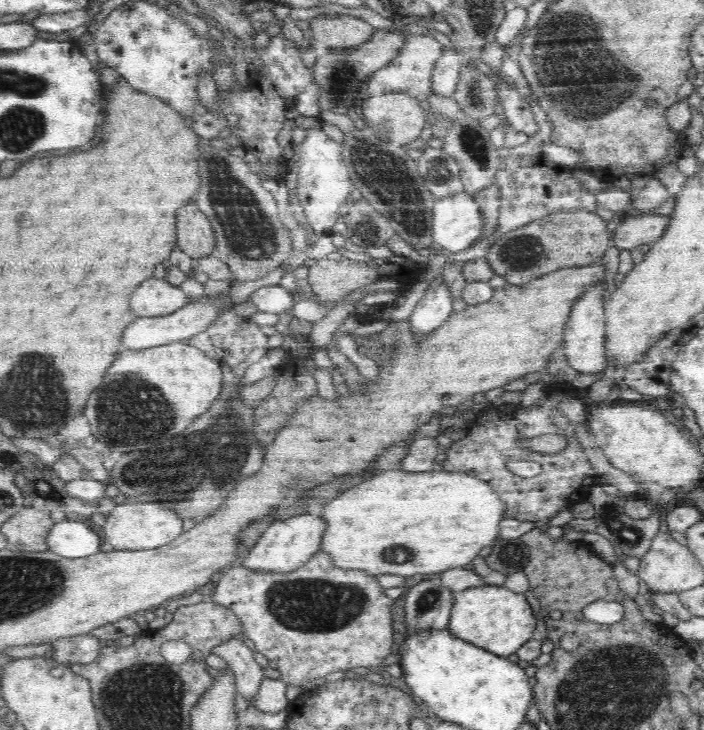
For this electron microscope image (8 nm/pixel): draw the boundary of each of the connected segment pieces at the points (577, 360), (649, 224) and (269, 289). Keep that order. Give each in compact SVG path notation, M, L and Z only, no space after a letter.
M598 282L596 286L584 290L578 303L573 305L569 320L566 321L563 338L566 364L582 374L602 375L606 368L605 304L602 301L604 291L605 282Z
M626 214L614 230L614 247L623 253L640 245L653 243L666 232L670 217L668 215L631 217Z
M279 284L260 287L255 290L250 301L259 312L279 314L293 308L297 299L296 291L290 291Z

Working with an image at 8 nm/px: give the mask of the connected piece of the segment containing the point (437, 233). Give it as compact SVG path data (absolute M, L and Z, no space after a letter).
M456 194L436 200L433 207L432 239L438 248L457 253L469 248L482 234L480 207L468 195Z

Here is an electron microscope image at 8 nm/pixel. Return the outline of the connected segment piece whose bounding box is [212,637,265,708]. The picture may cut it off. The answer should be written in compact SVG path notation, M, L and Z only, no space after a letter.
M238 637L216 645L212 655L221 657L230 666L235 675L235 685L238 694L250 705L260 708L259 689L265 680L262 668L256 663L254 653Z

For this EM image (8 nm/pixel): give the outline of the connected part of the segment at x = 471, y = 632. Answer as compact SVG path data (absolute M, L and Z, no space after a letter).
M485 585L455 593L454 606L451 608L451 616L447 629L458 639L484 649L496 656L509 657L515 654L527 641L532 639L532 632L536 628L536 619L532 608L526 601L524 594L512 592L503 585Z

